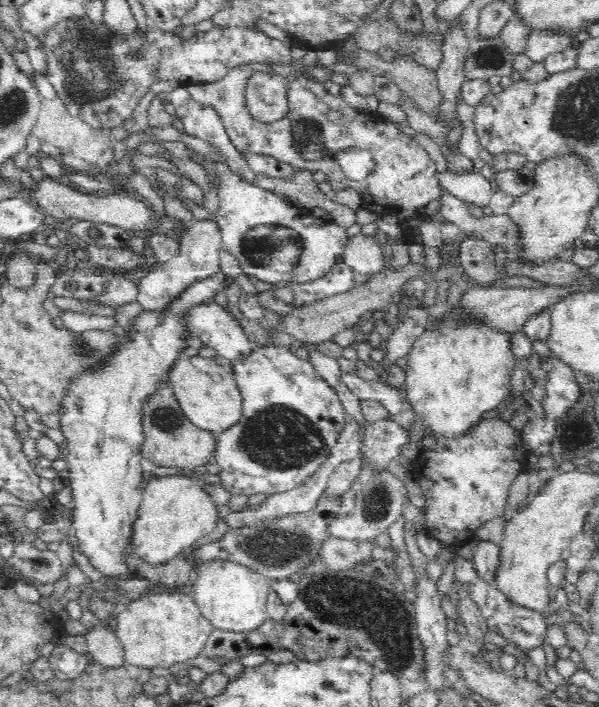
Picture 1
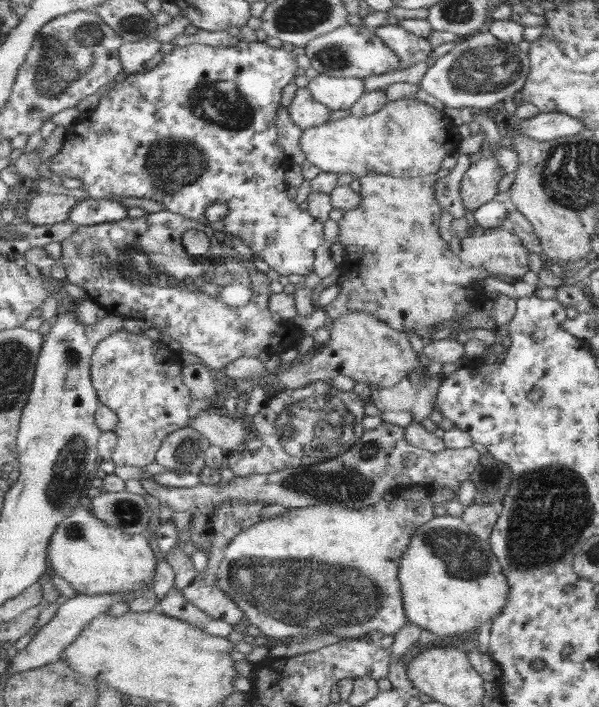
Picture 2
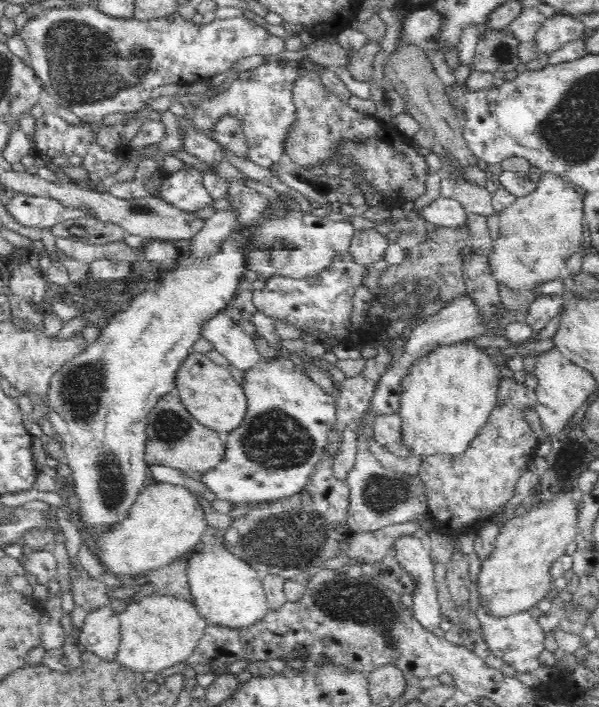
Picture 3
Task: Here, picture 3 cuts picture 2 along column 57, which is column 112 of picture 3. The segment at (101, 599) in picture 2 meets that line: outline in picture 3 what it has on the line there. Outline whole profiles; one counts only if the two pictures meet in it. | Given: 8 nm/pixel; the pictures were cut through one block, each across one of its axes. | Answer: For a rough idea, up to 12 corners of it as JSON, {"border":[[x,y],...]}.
{"border":[[90,612],[79,642],[98,659],[116,661],[119,614]]}

